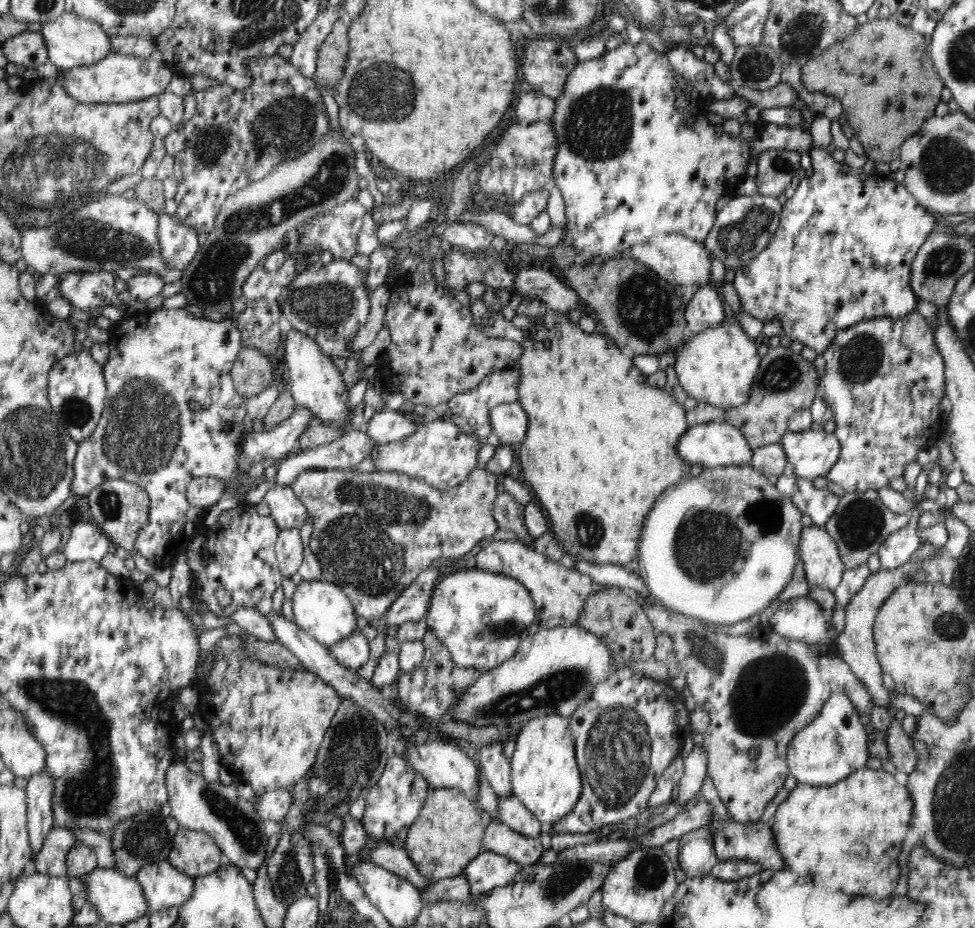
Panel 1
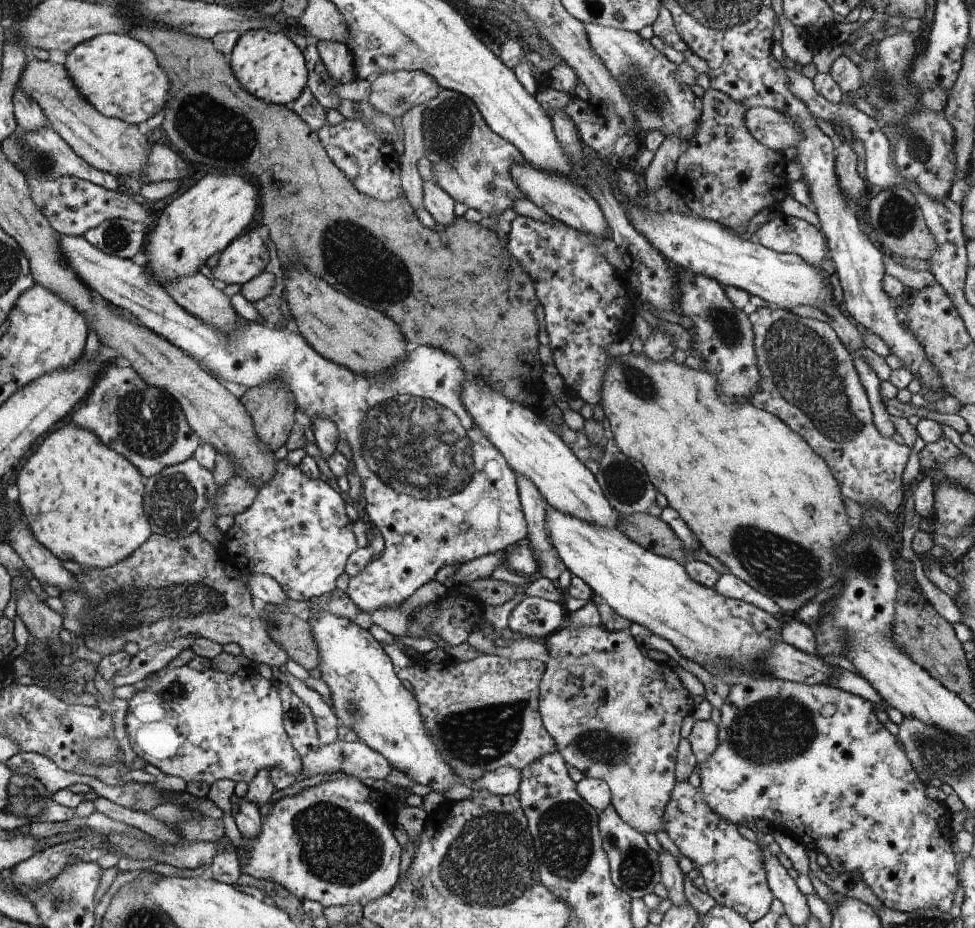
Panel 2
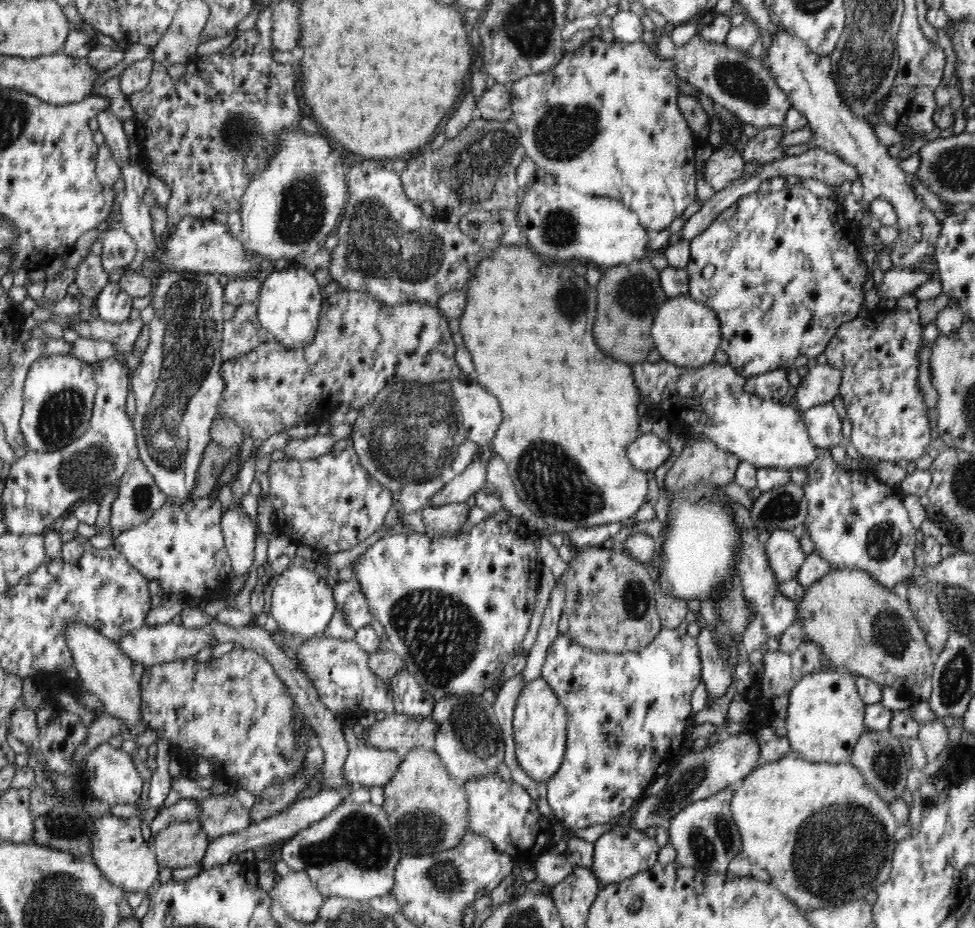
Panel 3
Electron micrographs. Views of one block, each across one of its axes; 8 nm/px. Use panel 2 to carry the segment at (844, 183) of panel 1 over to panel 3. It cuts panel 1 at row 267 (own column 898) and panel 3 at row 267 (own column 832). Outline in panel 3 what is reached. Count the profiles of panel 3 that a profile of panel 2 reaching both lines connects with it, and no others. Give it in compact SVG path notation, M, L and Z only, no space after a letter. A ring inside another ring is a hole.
M797 183L792 186L786 184L782 190L778 191L764 191L759 189L756 192L752 192L752 194L742 196L730 208L718 214L708 228L704 229L690 241L690 260L686 268L689 278L689 295L696 301L702 301L706 306L716 312L716 316L720 321L720 331L722 331L720 348L728 355L728 364L740 376L747 378L772 372L778 370L778 368L788 368L802 354L807 356L808 359L820 356L822 352L825 352L825 348L828 346L830 338L834 336L836 328L846 322L850 322L850 320L854 320L858 316L858 312L860 312L860 308L864 304L862 285L864 284L864 280L868 278L868 266L866 265L866 261L860 258L858 254L830 254L830 244L832 242L838 244L836 246L838 250L840 248L846 248L842 244L846 244L846 240L850 240L848 236L854 236L856 230L858 230L858 226L848 226L848 220L842 216L842 206L838 206L839 203L838 201L831 200L831 198L818 198L814 193L803 187L802 184ZM706 266L712 266L714 268L714 274L710 278L704 276L704 268Z

